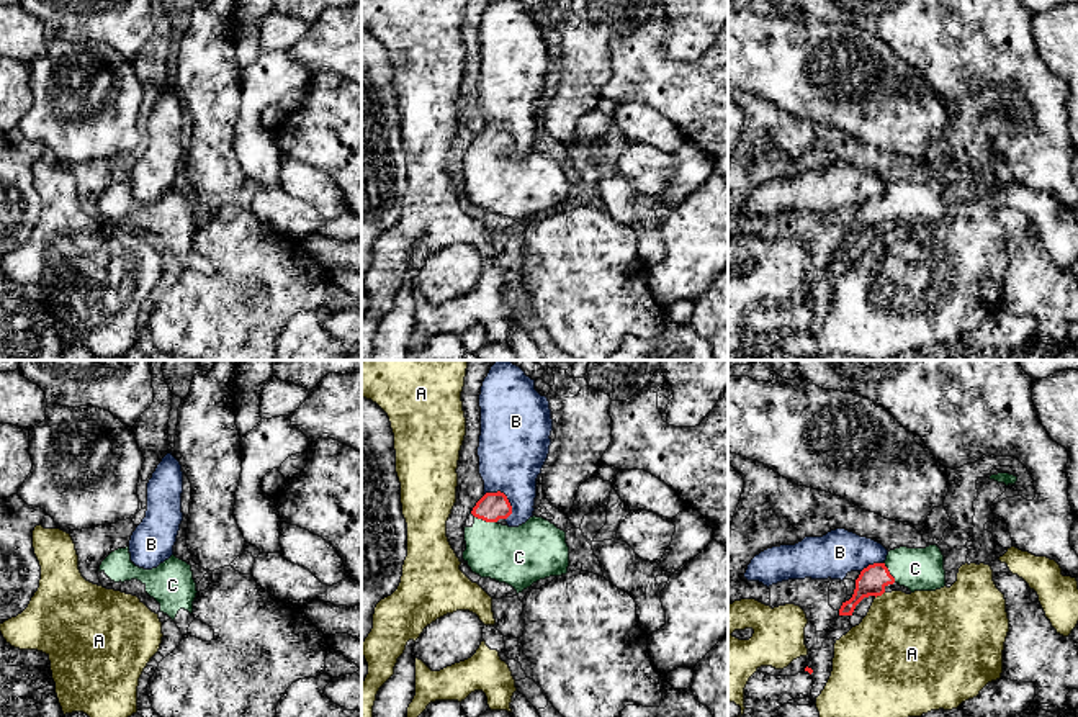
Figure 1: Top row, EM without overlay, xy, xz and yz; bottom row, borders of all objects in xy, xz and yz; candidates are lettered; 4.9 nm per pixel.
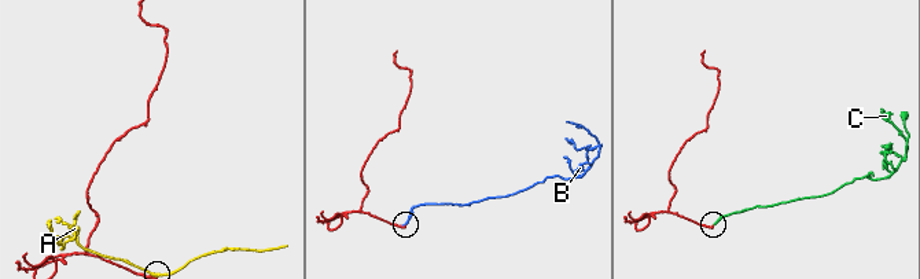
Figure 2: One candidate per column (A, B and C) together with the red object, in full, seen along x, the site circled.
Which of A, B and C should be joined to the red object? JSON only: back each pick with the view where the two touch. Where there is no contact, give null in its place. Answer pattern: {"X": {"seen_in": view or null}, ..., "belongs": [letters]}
{"C": {"seen_in": "xz"}, "belongs": ["C"]}

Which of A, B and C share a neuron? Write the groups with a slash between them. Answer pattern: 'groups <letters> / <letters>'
groups A / B / C

